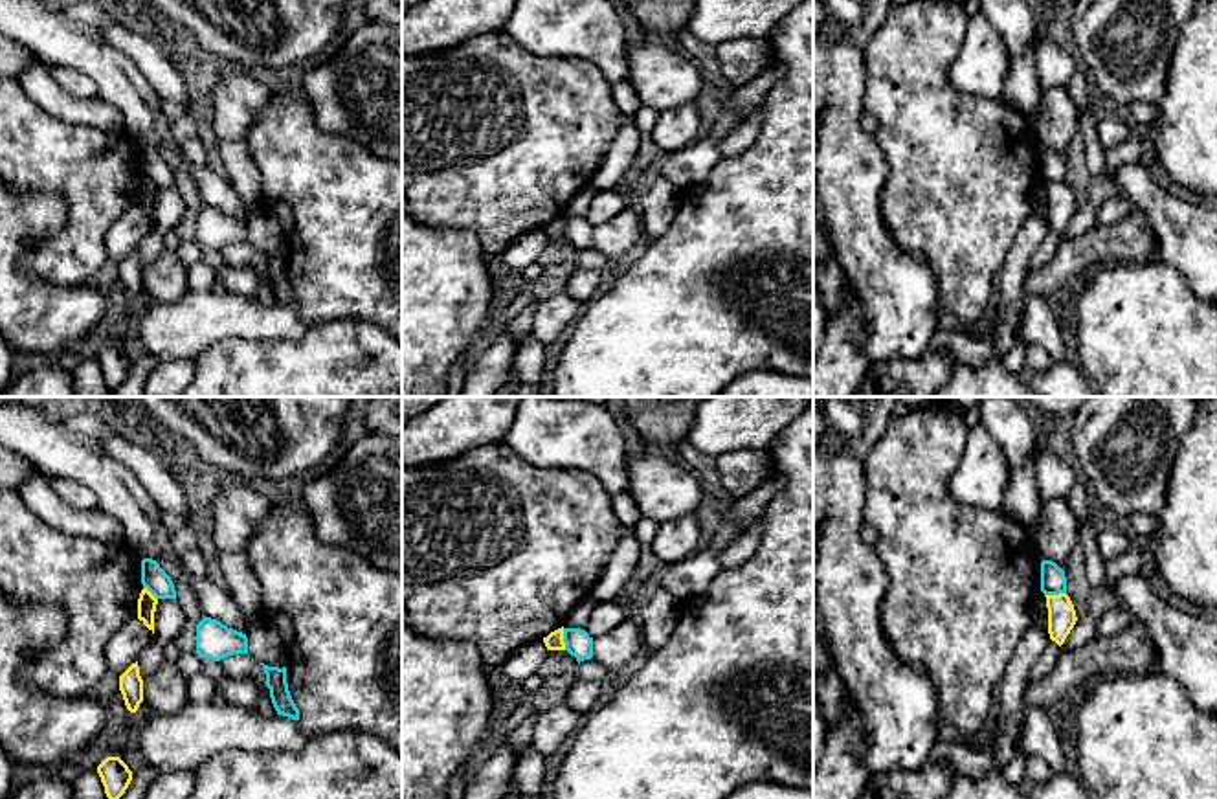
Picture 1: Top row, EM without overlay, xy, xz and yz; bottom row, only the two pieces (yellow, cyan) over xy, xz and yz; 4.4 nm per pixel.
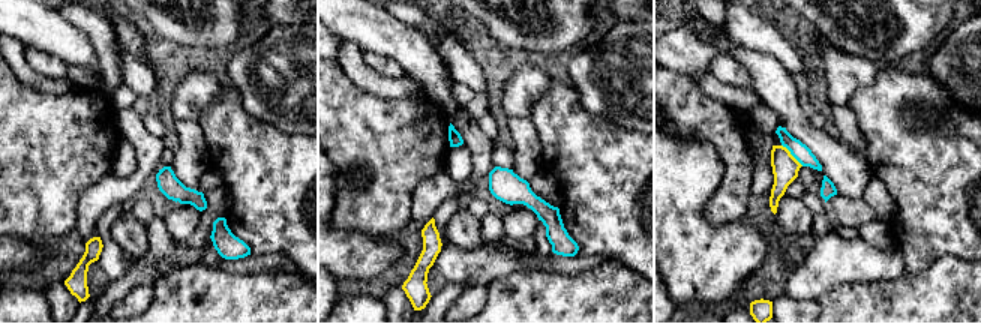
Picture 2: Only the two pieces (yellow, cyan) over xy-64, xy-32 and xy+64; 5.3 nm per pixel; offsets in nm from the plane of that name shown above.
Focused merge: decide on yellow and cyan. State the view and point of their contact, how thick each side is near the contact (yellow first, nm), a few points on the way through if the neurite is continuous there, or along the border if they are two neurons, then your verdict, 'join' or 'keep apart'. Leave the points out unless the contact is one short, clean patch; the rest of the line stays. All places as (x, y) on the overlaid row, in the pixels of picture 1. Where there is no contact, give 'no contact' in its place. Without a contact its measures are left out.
contact xz (562, 640); calibres 80 and 120 nm; border xz (562, 629), (566, 649); keep apart

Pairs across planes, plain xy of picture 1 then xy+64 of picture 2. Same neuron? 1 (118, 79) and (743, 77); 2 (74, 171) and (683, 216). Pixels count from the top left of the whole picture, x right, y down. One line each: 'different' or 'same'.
1: different
2: different

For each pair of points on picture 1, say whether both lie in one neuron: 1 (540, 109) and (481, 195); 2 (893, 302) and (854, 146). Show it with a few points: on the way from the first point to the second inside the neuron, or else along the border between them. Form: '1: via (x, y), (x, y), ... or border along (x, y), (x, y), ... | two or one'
1: via (531, 131), (489, 173) | one
2: via (872, 263), (854, 225), (854, 184) | one

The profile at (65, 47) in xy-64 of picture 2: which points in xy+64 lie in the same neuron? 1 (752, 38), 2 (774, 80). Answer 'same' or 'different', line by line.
1: different
2: same

